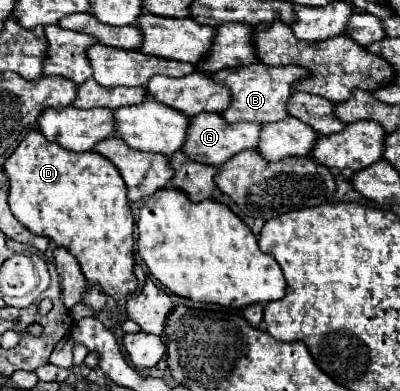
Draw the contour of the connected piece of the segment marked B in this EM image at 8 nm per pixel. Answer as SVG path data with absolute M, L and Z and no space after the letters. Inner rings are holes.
M250 64L240 68L228 68L214 74L216 82L222 82L232 90L232 104L222 112L226 122L278 122L288 116L288 98L294 94L294 84L302 78L308 78L308 70L300 66L268 66L268 64Z

